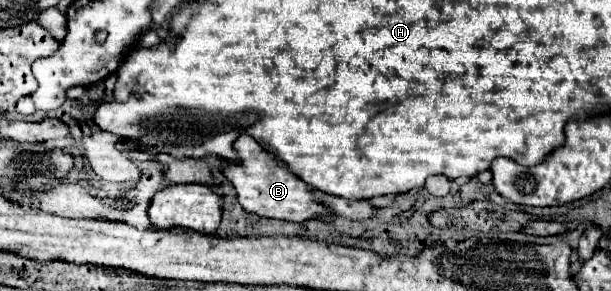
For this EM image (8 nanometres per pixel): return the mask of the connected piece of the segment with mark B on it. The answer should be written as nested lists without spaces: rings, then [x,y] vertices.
[[[241,133],[233,141],[233,149],[239,155],[237,163],[225,161],[225,167],[221,173],[231,181],[231,185],[237,189],[239,203],[245,211],[263,215],[263,217],[273,217],[273,219],[287,219],[287,221],[307,221],[315,215],[325,215],[323,203],[317,201],[313,191],[309,189],[307,183],[303,183],[299,177],[295,177],[283,163],[277,161],[269,151],[265,151],[251,135]]]

